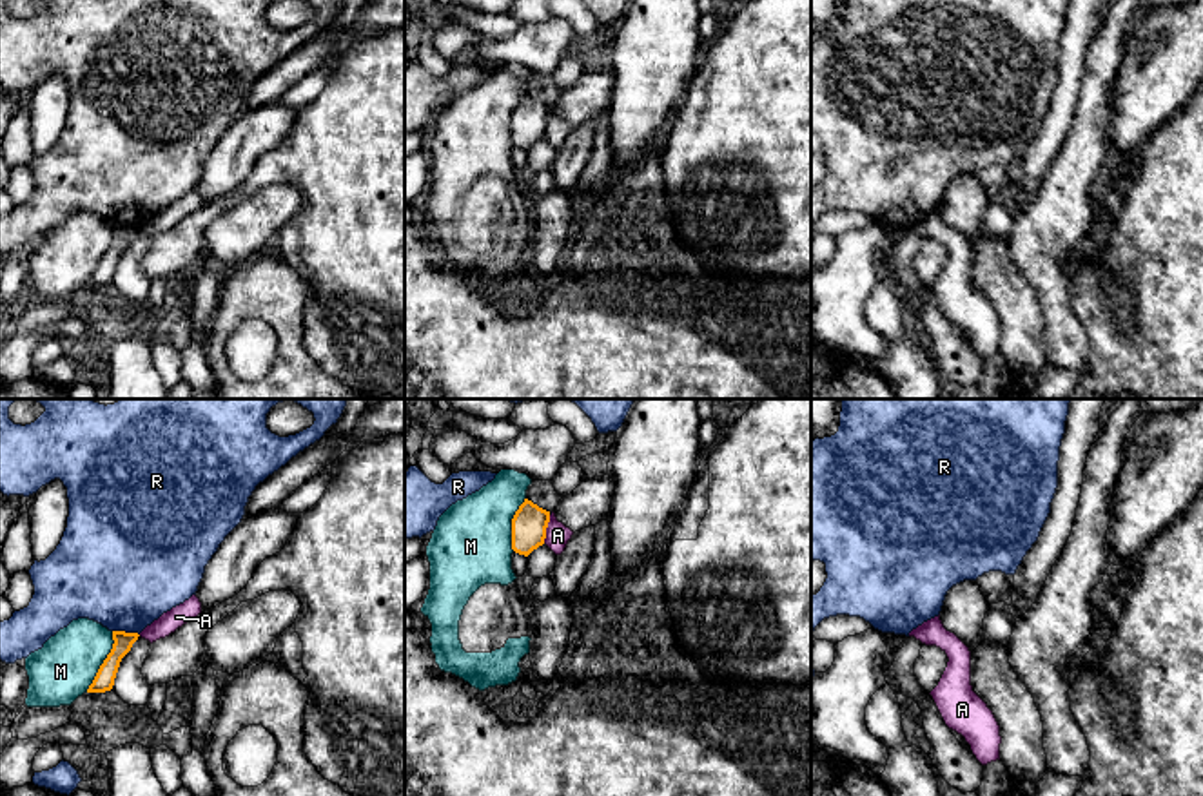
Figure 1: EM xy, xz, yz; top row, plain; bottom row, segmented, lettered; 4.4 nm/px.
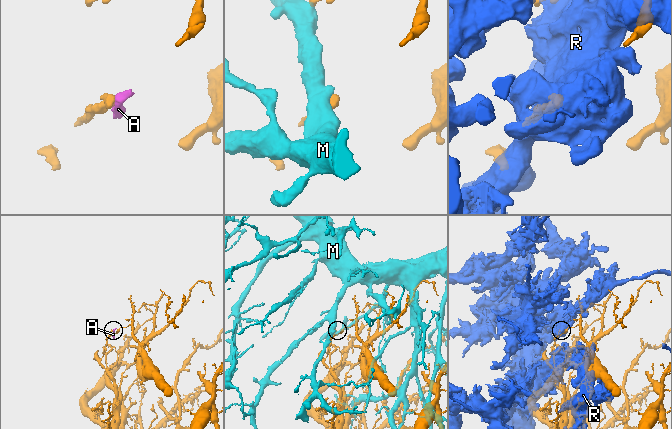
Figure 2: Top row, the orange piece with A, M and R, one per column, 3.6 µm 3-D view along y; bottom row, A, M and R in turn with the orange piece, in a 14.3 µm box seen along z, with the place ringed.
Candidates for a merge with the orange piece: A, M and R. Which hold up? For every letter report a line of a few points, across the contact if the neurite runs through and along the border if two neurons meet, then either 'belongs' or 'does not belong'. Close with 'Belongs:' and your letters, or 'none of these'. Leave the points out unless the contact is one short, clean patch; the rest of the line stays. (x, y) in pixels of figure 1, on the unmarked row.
A: line xz (550, 109), (543, 136); does not belong
M: does not belong
R: does not belong
Belongs: none of these

